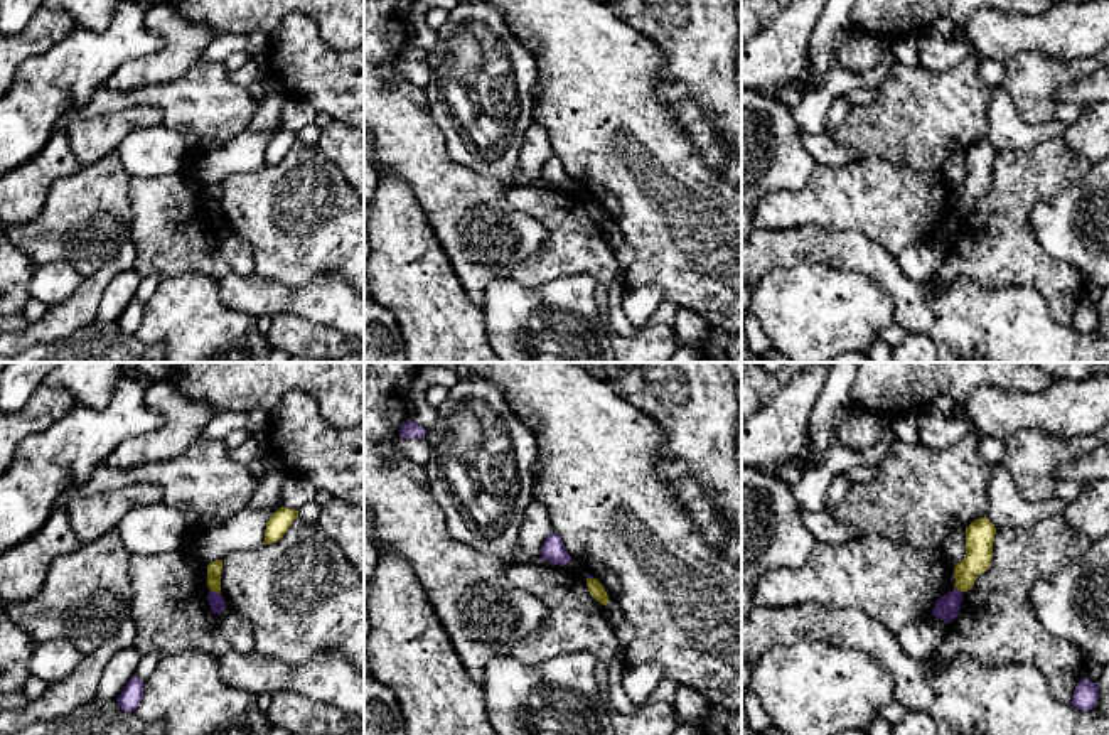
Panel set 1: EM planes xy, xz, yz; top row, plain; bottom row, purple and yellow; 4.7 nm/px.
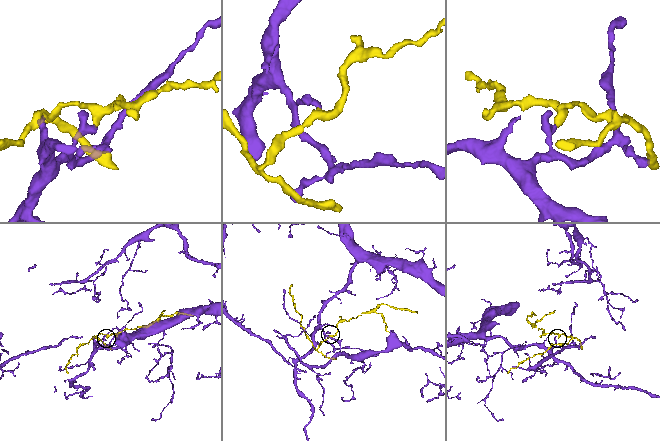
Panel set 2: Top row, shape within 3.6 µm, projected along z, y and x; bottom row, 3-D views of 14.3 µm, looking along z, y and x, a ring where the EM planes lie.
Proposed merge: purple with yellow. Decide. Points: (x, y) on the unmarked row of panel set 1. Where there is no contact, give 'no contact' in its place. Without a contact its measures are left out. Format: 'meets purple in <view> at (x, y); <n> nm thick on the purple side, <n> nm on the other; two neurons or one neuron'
meets purple in xy at (216, 214); 80 nm thick on the purple side, 70 nm on the other; two neurons

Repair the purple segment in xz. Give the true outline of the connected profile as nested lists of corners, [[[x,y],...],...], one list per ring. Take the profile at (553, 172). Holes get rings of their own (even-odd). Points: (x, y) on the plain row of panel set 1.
[[[553,155],[546,160],[541,170],[541,182],[548,182],[553,187],[560,189],[566,187],[571,182],[560,157]]]

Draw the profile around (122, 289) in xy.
[[[133,268],[116,275],[101,295],[96,320],[115,324],[128,303],[137,298],[137,290],[142,280],[143,276],[140,276]]]

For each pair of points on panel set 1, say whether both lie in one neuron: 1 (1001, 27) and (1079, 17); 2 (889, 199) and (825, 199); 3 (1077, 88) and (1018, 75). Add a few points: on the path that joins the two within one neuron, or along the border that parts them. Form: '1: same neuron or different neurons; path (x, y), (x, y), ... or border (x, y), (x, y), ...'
1: same neuron; path (1020, 27), (1060, 27)
2: same neuron; path (873, 199), (840, 199)
3: different neurons; border (1091, 73), (1064, 85), (1055, 93), (1055, 103)

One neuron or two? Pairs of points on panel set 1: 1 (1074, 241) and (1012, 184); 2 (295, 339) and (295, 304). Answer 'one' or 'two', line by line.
1: two
2: two

